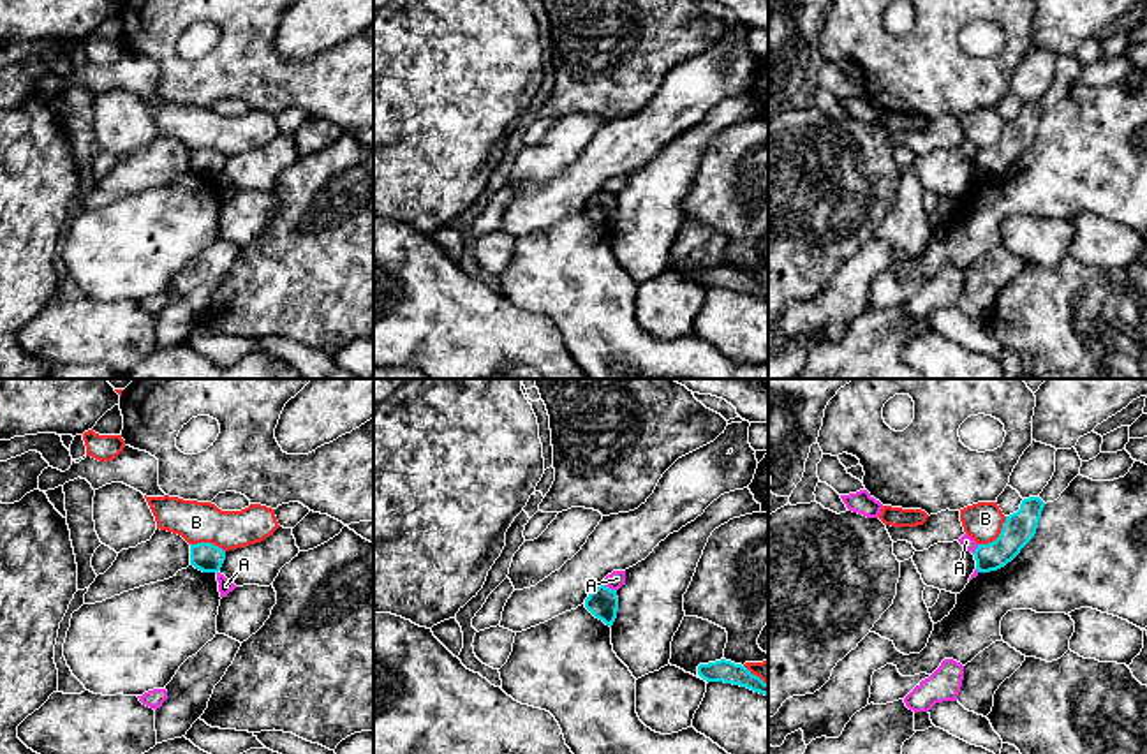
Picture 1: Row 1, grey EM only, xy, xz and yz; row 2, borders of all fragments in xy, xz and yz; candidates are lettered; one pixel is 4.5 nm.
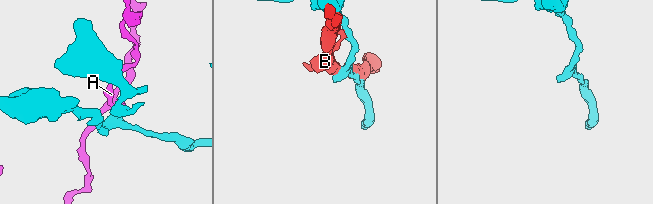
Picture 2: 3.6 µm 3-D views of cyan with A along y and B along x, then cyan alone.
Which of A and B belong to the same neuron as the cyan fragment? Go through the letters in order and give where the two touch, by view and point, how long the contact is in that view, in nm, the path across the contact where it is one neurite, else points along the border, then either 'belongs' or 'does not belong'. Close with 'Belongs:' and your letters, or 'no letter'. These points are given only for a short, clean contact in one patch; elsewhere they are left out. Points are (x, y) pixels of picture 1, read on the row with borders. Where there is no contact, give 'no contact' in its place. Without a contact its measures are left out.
A: contact xz (606, 587); length 80 nm; border xz (601, 583), (615, 591); does not belong
B: contact yz (999, 536); length 190 nm; does not belong
Belongs: no letter

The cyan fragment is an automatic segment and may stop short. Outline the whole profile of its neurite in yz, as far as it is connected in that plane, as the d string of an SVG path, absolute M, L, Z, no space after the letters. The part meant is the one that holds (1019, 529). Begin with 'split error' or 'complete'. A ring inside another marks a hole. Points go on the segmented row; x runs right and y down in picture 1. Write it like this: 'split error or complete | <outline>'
complete | M1040 497L1024 499L1020 509L1006 516L999 537L974 550L978 573L997 571L1011 562L1034 537L1043 507L1045 502Z

